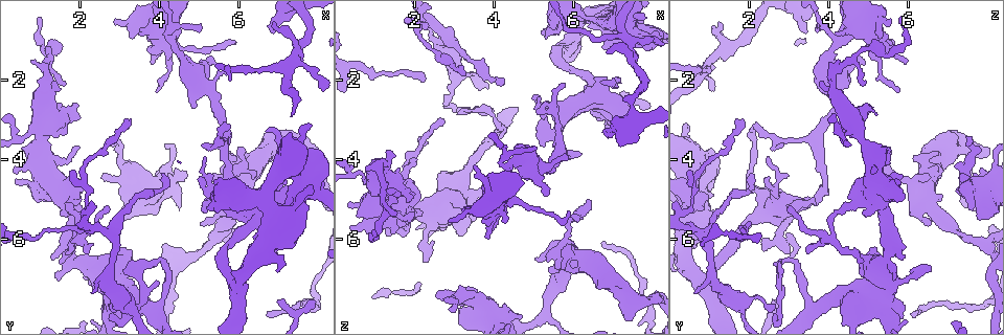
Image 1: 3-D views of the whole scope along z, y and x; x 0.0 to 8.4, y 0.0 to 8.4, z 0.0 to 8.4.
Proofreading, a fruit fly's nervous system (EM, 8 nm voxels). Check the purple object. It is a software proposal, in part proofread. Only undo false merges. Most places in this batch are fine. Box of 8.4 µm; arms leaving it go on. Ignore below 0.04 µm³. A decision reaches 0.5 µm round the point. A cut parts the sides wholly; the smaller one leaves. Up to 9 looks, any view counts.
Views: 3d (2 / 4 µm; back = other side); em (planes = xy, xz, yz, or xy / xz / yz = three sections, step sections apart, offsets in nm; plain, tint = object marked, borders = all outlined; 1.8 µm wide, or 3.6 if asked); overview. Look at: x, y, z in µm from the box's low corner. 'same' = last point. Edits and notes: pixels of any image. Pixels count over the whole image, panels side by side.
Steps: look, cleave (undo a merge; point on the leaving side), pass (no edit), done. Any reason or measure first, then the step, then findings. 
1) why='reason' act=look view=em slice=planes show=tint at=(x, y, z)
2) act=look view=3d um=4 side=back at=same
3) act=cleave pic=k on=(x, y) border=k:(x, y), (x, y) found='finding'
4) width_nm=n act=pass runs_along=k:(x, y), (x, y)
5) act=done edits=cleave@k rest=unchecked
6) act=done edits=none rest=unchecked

why='two arms in line, one across' act=look view=3d um=4 at=(1.70, 5.10, 5.30)

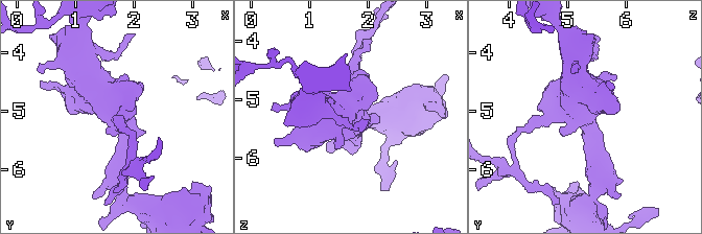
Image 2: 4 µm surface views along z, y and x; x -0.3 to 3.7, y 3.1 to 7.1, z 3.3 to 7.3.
act=look view=em um=3.6 slice=planes show=borders at=(1.75, 5.15, 5.35)

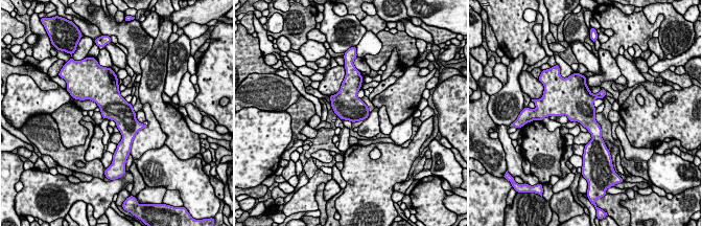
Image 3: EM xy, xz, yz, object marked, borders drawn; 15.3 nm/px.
act=pass found='one neuron here'

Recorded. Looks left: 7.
why='sharp bend' act=look view=3d um=4 at=(5.65, 4.55, 6.50)

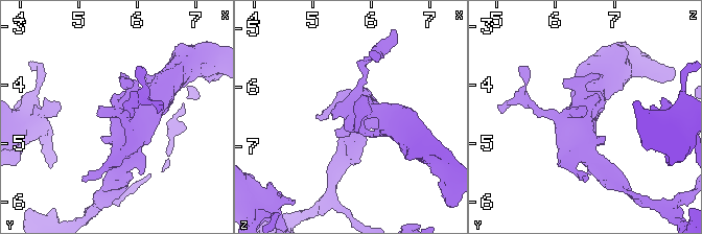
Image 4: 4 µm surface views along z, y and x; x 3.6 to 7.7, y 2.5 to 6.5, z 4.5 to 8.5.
act=look view=em slice=xy step=4 show=tint at=(5.70, 4.45, 6.45)

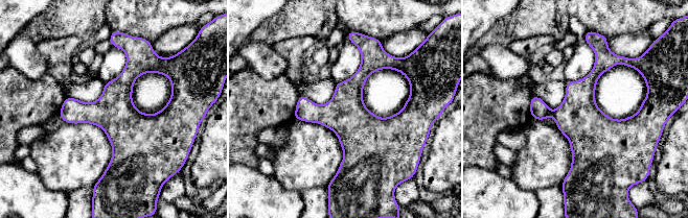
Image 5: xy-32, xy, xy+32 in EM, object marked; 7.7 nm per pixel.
act=look view=em slice=planes show=tint at=same

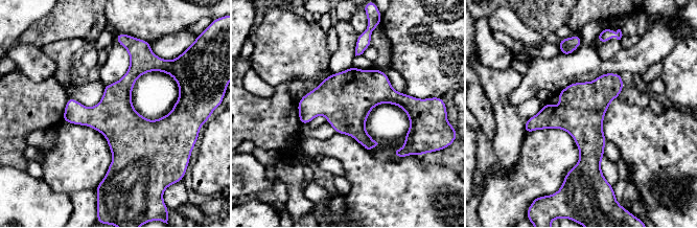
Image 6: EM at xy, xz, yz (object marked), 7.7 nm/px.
act=pass found='one neuron here'

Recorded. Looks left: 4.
why='sharp bend' act=look view=em um=3.6 slice=yz step=8 show=tint at=(7.45, 4.75, 0.70)

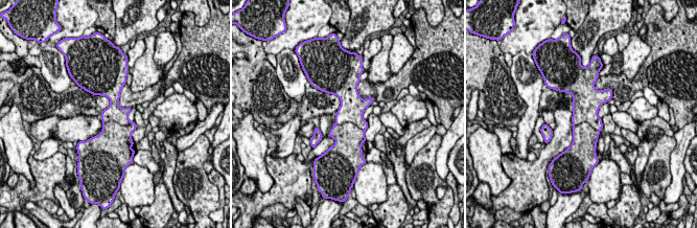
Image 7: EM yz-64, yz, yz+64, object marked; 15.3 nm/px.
why='another direction' act=look view=em um=3.6 slice=xy step=8 show=tint at=same

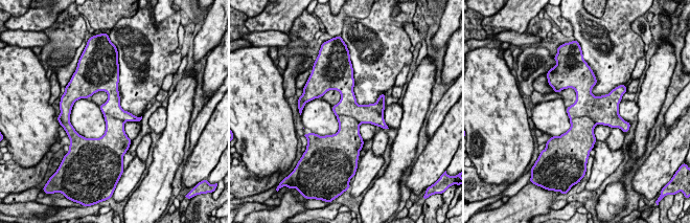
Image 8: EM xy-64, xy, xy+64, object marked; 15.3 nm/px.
act=pass runs_along=8:(107, 81), (113, 92), (117, 139) found='all the same neuron'

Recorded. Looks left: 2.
why='branch point' act=look view=em slice=yz step=16 show=borders at=(2.85, 6.00, 0.85)

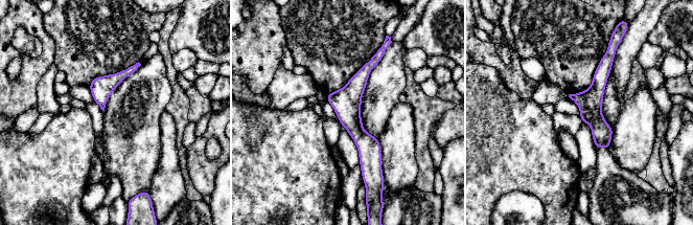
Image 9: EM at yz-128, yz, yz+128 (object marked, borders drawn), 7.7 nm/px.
act=look view=em slice=planes show=borders at=same

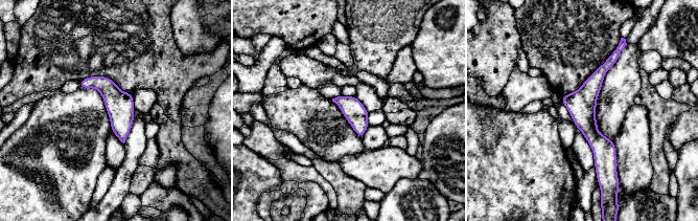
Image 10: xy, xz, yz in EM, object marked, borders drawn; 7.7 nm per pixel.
act=pass runs_along=10:(613, 57), (587, 93), (599, 172) found='all the same neuron'

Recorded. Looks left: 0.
act=done edits=none rest=unchecked

